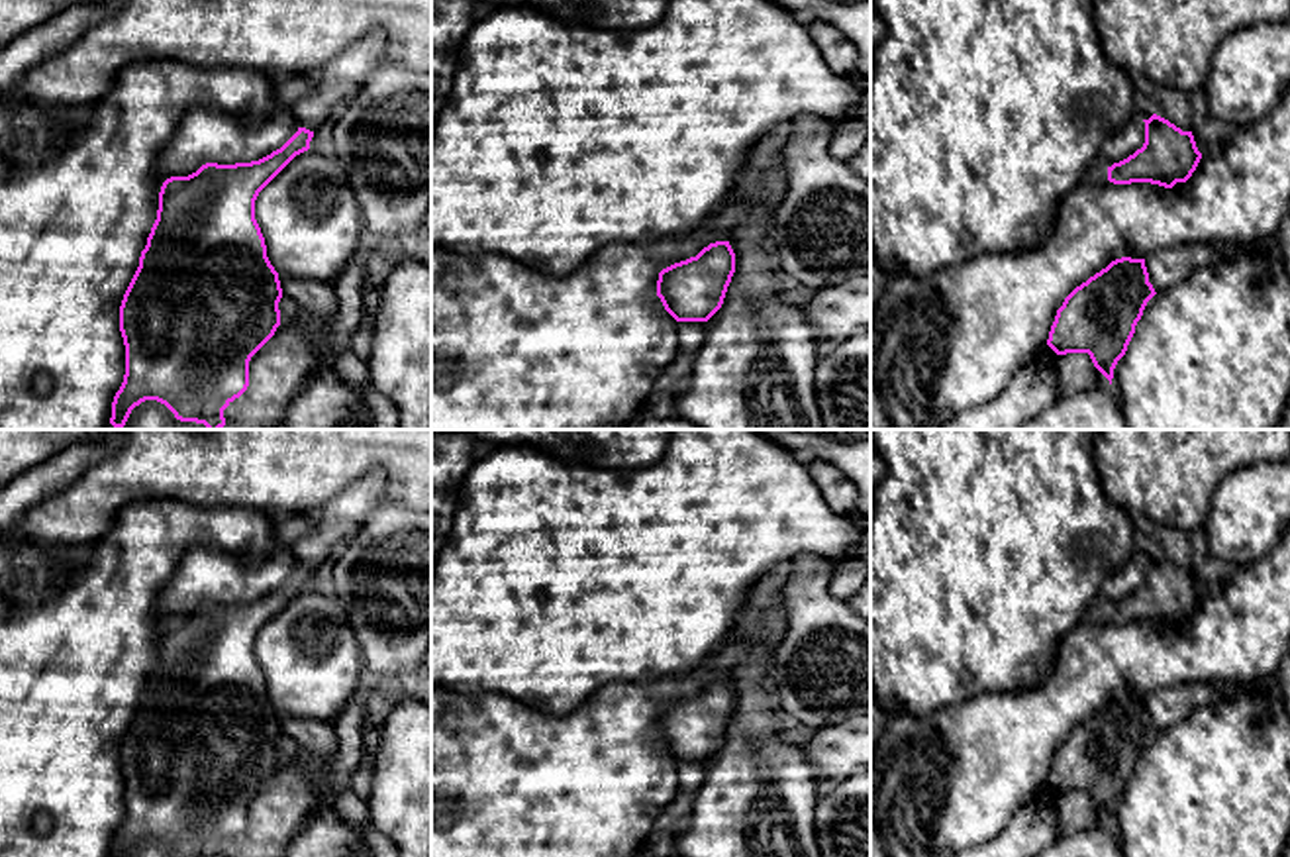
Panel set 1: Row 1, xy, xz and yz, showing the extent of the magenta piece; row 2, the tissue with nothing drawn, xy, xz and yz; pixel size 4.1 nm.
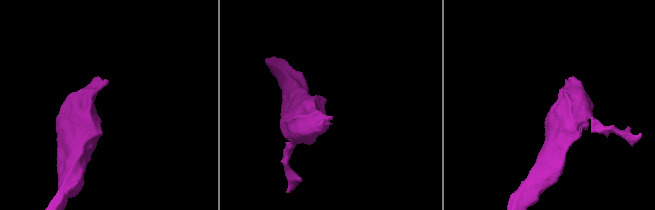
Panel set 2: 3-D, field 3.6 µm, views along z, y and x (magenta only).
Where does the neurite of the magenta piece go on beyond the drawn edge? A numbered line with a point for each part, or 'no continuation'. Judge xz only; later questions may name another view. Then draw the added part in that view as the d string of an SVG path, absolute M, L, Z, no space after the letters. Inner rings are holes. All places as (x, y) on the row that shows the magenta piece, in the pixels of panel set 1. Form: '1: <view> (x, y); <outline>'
no continuation

